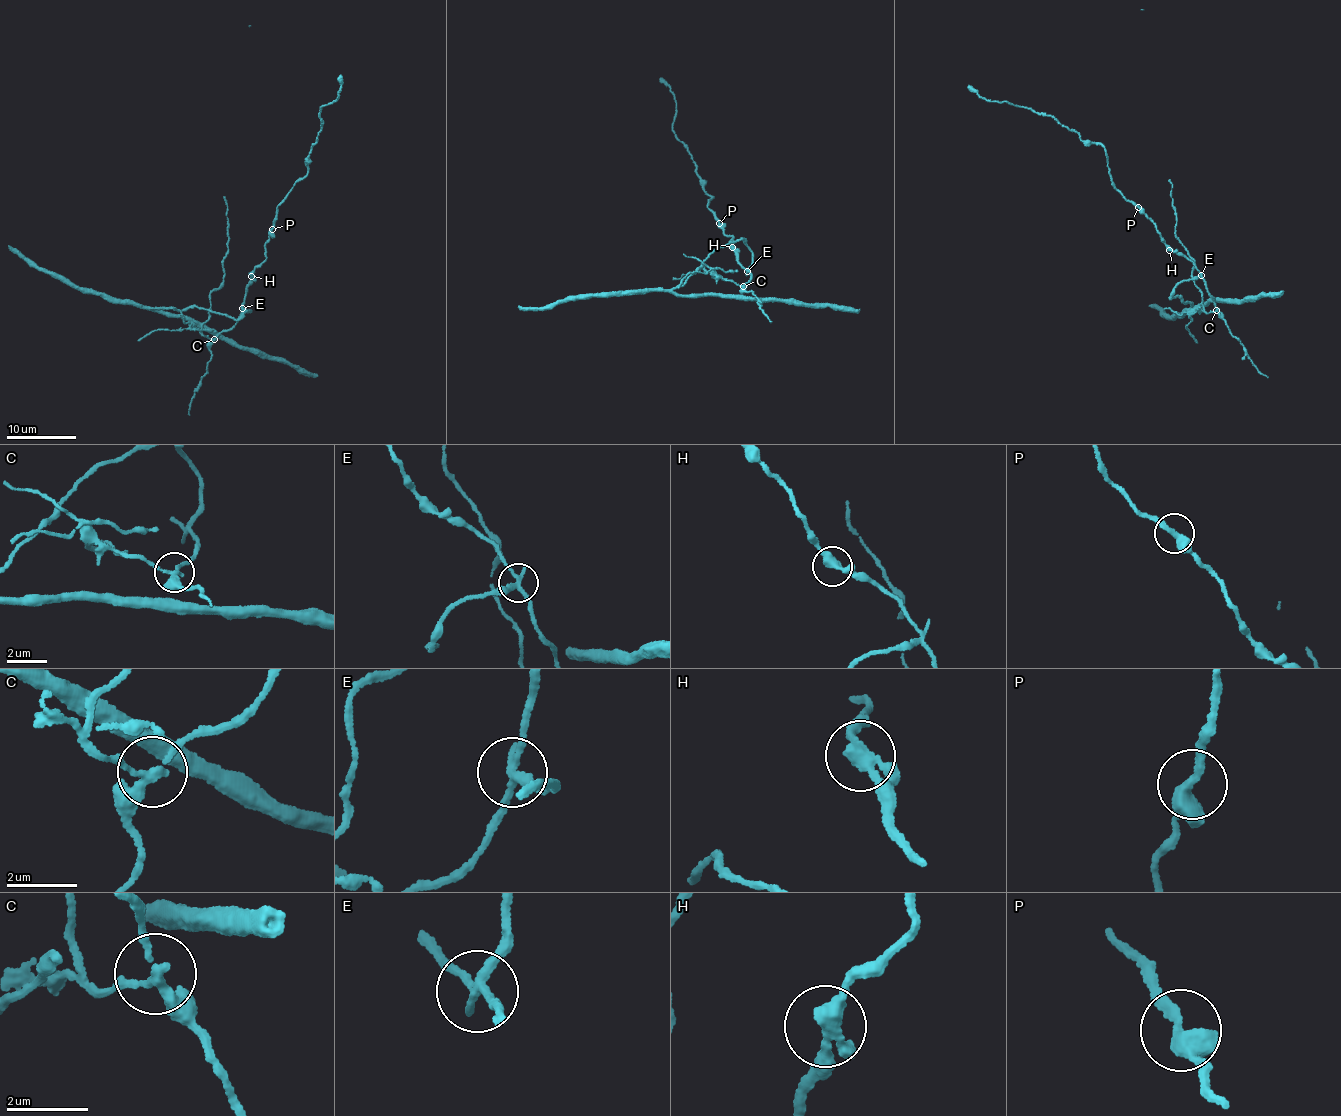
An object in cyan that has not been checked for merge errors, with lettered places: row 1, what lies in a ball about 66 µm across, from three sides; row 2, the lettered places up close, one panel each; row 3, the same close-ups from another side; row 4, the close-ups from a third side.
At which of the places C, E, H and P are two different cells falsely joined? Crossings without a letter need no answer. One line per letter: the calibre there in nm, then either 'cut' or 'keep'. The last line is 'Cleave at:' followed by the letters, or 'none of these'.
C: calibre 200 nm; cut
E: calibre 200 nm; cut
H: calibre 300 nm; keep
P: calibre 300 nm; keep
Cleave at: C, E

